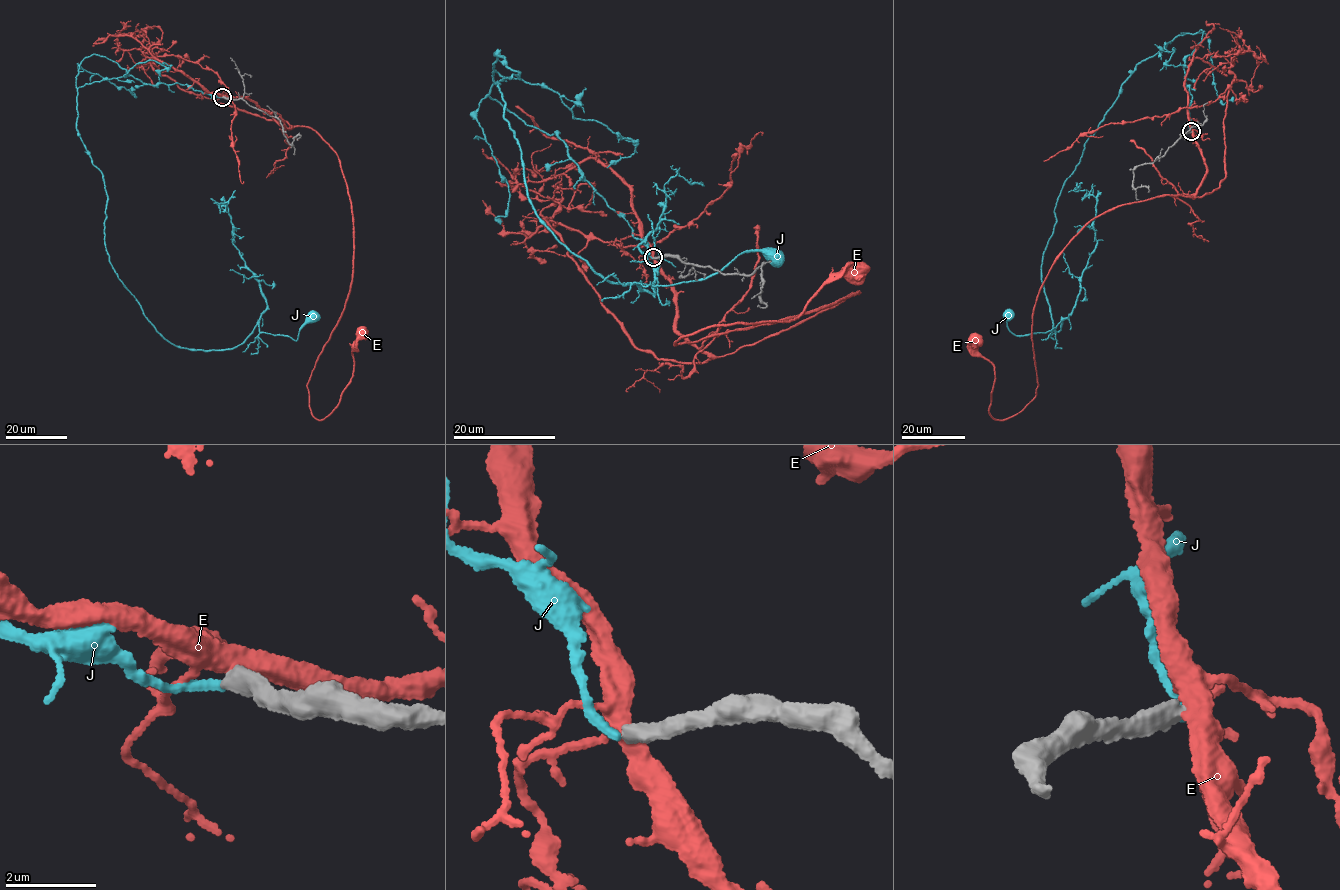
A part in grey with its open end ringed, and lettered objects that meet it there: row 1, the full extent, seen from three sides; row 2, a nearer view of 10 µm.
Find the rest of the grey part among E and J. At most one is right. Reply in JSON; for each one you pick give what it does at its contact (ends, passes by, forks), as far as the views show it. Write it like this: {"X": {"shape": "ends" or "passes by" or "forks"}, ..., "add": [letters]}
{"add": []}

